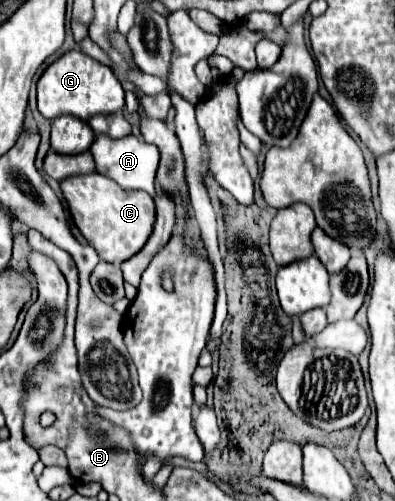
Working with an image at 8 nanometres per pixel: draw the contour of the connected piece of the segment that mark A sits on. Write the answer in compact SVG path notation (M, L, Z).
M98 135L90 147L90 153L100 175L114 179L122 189L140 189L154 195L154 175L160 159L160 153L154 145L148 145L144 139L134 135L128 135L124 139L108 139L108 135Z

